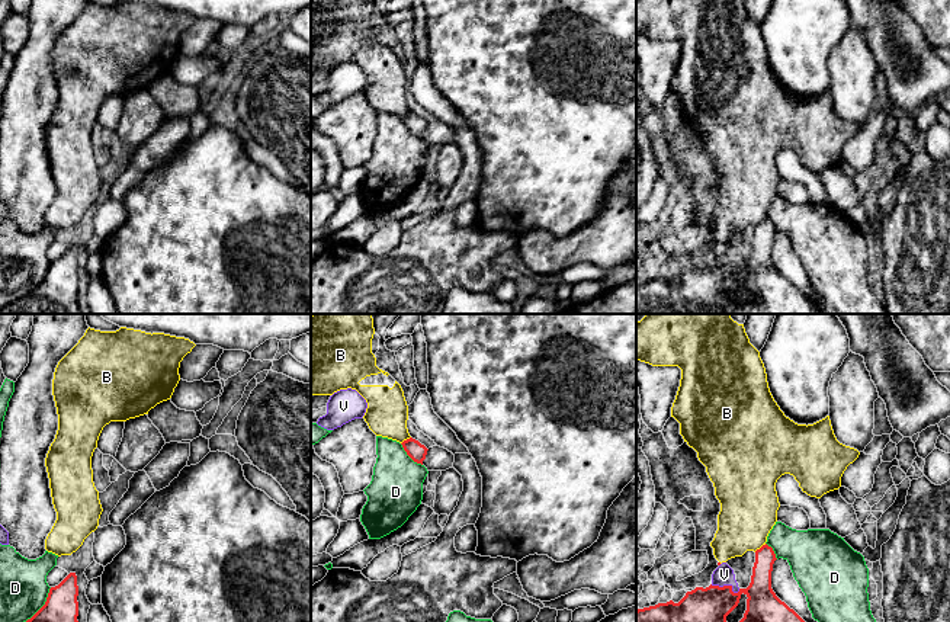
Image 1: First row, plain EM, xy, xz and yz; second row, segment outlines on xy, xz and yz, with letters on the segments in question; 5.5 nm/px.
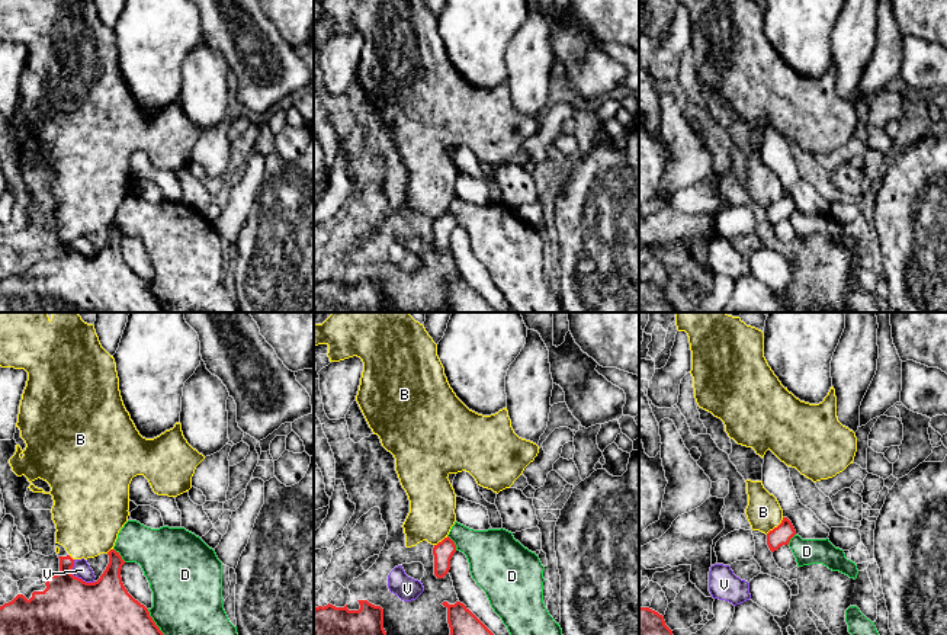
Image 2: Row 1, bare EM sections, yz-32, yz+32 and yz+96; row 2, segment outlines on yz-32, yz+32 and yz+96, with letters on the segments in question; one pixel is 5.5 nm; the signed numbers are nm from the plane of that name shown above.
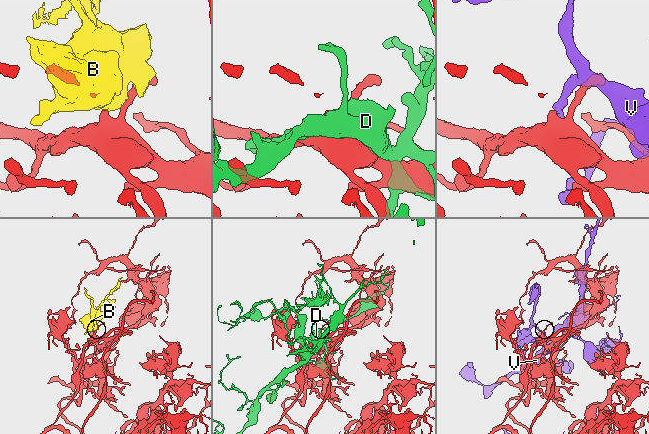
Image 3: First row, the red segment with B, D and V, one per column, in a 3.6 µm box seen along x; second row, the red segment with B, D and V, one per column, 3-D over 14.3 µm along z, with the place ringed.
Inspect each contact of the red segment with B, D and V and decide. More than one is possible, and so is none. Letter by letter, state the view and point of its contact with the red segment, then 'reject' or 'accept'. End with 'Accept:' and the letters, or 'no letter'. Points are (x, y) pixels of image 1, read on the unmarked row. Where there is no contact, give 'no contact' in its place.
B: yz (761, 221) | accept
D: xy (31, 292) | reject
V: yz (727, 260) | reject
Accept: B

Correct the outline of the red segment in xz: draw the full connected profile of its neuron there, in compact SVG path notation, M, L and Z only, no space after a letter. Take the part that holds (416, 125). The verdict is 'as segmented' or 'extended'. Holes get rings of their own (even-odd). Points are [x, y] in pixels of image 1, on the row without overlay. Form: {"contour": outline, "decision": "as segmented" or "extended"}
{"contour": "M410 112L407 115L404 115L402 118L404 125L407 126L407 129L417 138L423 140L423 135L426 134L427 129L427 122L424 119L421 119L418 115Z", "decision": "as segmented"}

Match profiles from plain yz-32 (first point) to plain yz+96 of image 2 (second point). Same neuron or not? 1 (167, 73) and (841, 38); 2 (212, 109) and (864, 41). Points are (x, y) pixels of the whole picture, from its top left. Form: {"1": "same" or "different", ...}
{"1": "different", "2": "same"}

